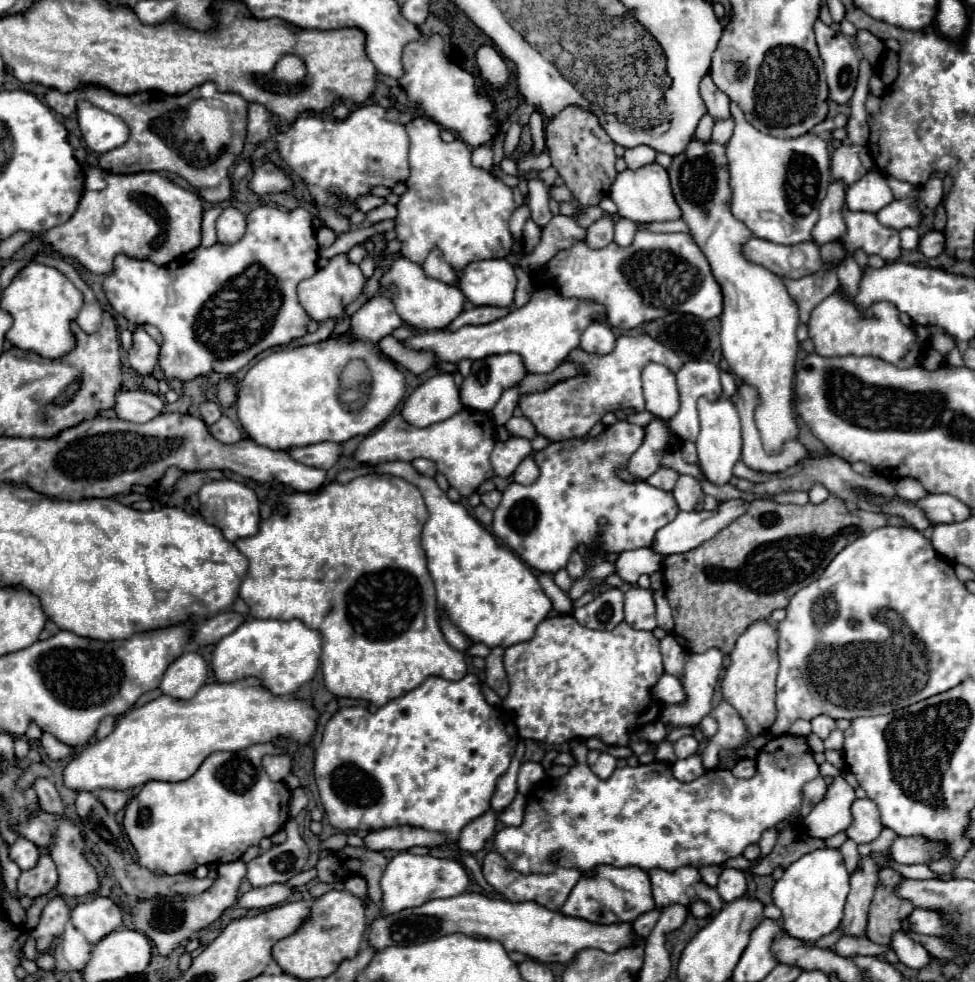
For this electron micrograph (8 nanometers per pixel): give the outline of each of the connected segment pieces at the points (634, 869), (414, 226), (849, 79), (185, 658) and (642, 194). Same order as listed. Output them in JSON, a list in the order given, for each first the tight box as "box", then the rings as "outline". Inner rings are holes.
[{"box":[561,866,655,924],"outline":[[[599,866],[595,876],[581,876],[581,880],[571,890],[567,902],[561,908],[561,914],[571,918],[583,918],[593,924],[623,924],[633,922],[643,912],[655,908],[651,896],[651,882],[643,868],[639,866]]]},{"box":[395,116,517,270],"outline":[[[417,116],[407,126],[407,134],[411,140],[409,148],[409,168],[411,176],[407,178],[405,186],[407,192],[401,194],[397,202],[397,216],[395,216],[395,232],[397,240],[401,242],[401,256],[423,264],[431,248],[443,252],[443,258],[451,264],[453,270],[463,270],[471,260],[487,260],[487,258],[505,258],[511,252],[511,232],[509,232],[509,218],[517,208],[513,202],[513,192],[501,180],[497,180],[491,172],[475,168],[471,164],[471,150],[463,140],[443,142],[441,128],[429,118]]]},{"box":[813,18,859,106],"outline":[[[819,18],[813,24],[813,32],[829,84],[829,100],[845,106],[855,92],[859,54],[847,36],[823,24]]]},{"box":[159,652,209,698],"outline":[[[185,652],[179,656],[163,674],[159,684],[161,692],[171,698],[193,698],[195,692],[205,684],[209,666],[197,652]]]},{"box":[609,164,681,222],"outline":[[[647,164],[637,170],[623,170],[617,174],[609,188],[609,198],[617,204],[617,214],[633,222],[665,222],[681,218],[681,210],[673,200],[673,190],[669,184],[669,174],[659,164]]]}]

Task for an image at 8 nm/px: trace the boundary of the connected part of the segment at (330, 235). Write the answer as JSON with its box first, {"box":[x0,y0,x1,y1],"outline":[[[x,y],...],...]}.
{"box":[317,228,337,248],"outline":[[[319,228],[317,230],[317,244],[319,248],[327,248],[337,240],[337,234],[331,228]]]}

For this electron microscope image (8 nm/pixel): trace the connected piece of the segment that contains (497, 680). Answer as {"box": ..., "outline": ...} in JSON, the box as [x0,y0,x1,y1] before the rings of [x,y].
{"box":[485,648,509,696],"outline":[[[493,648],[491,654],[485,658],[487,664],[487,686],[499,694],[505,696],[509,692],[509,684],[507,684],[507,674],[503,668],[503,648]]]}

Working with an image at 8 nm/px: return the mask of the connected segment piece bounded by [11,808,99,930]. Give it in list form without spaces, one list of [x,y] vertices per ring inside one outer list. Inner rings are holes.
[[[39,808],[39,812],[35,816],[29,816],[25,822],[13,824],[11,830],[17,832],[19,836],[31,840],[43,854],[51,856],[53,862],[55,862],[55,866],[57,866],[57,872],[59,872],[57,886],[51,892],[35,898],[33,906],[27,910],[27,922],[25,922],[25,928],[27,930],[35,928],[35,924],[39,922],[41,910],[45,908],[45,904],[49,902],[49,898],[53,898],[53,896],[79,898],[79,896],[87,896],[87,894],[97,894],[99,892],[99,876],[97,876],[95,868],[87,862],[87,858],[83,854],[85,852],[85,840],[83,840],[83,834],[81,834],[79,826],[73,820],[69,820],[67,816],[49,814],[43,808]]]

